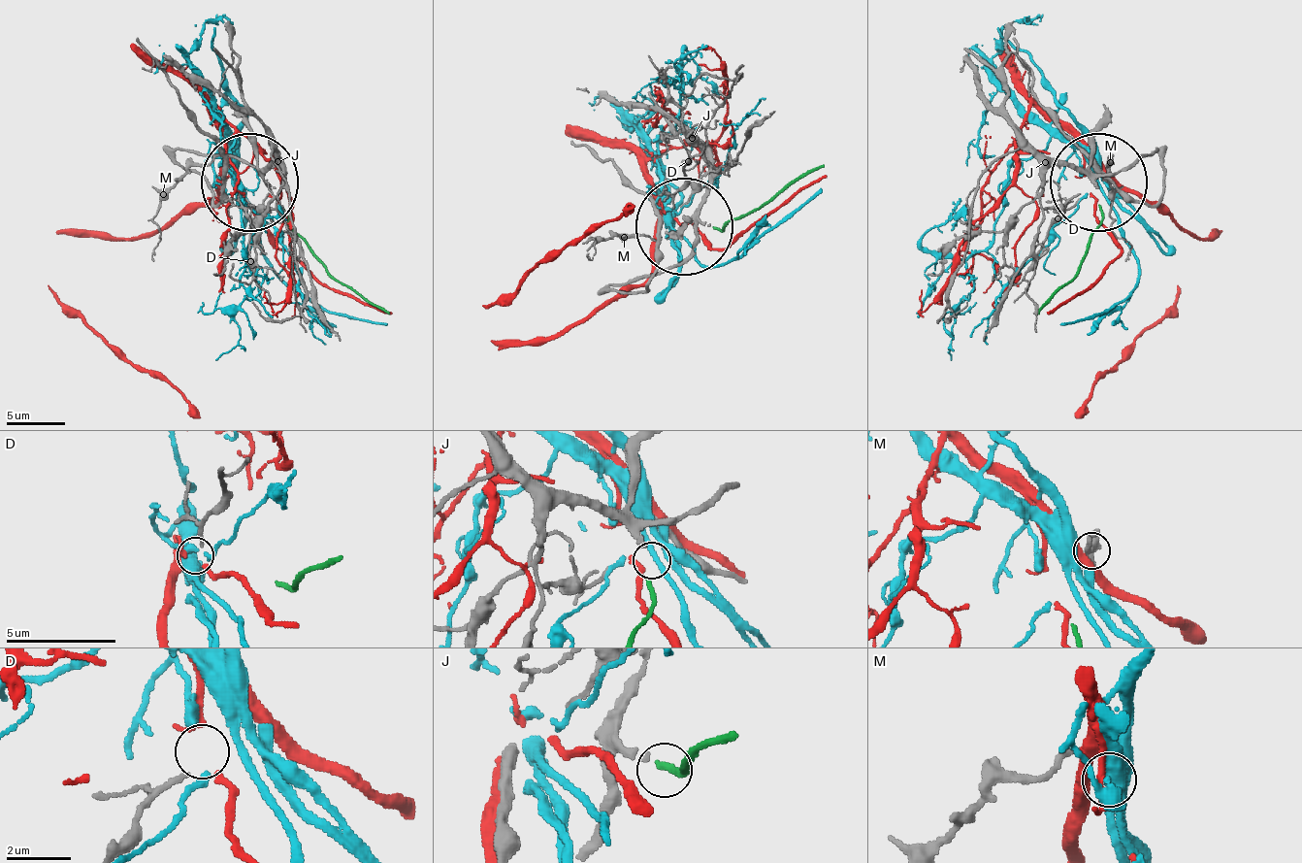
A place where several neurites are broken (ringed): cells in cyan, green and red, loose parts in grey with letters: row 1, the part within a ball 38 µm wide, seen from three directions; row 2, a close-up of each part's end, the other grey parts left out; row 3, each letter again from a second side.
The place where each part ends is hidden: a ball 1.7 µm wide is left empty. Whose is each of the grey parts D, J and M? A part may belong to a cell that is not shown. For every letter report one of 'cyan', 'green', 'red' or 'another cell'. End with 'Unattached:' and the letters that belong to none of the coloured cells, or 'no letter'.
D: another cell
J: green
M: cyan
Unattached: D

